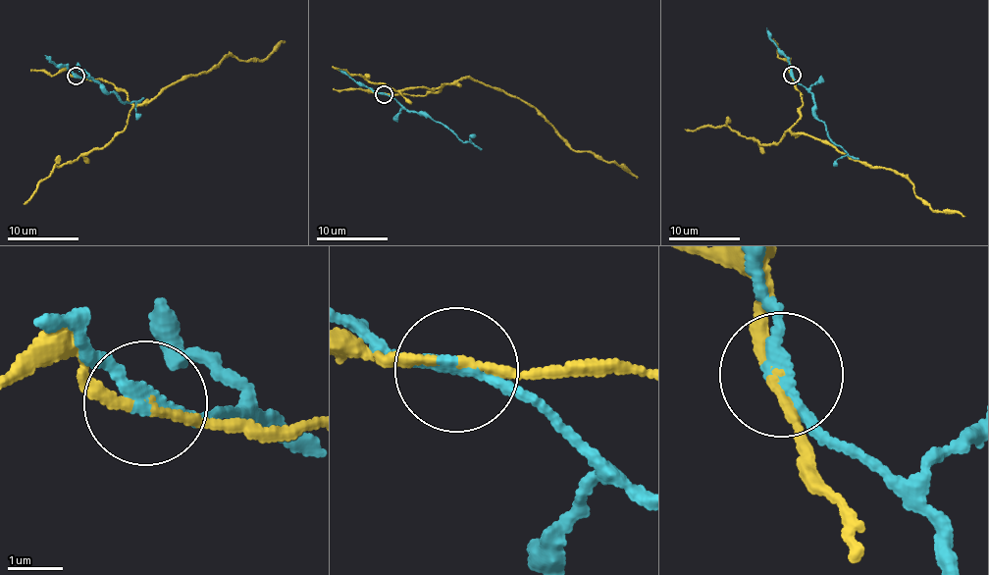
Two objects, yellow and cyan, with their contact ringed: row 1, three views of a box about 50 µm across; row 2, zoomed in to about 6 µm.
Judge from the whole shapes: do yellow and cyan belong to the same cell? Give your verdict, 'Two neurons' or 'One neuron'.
Two neurons

